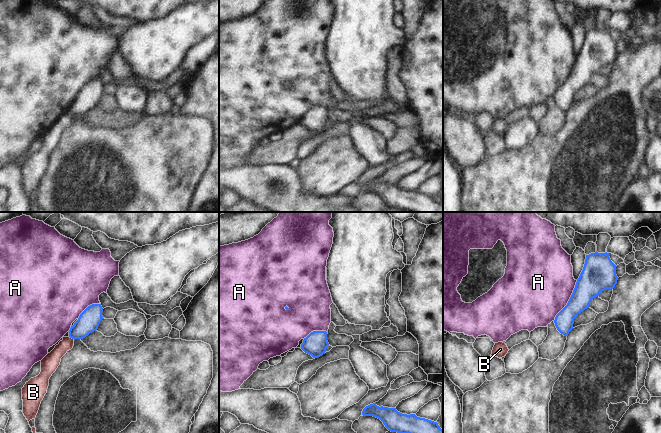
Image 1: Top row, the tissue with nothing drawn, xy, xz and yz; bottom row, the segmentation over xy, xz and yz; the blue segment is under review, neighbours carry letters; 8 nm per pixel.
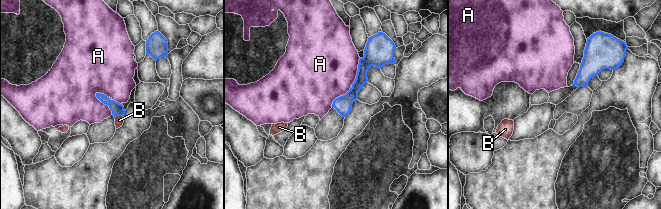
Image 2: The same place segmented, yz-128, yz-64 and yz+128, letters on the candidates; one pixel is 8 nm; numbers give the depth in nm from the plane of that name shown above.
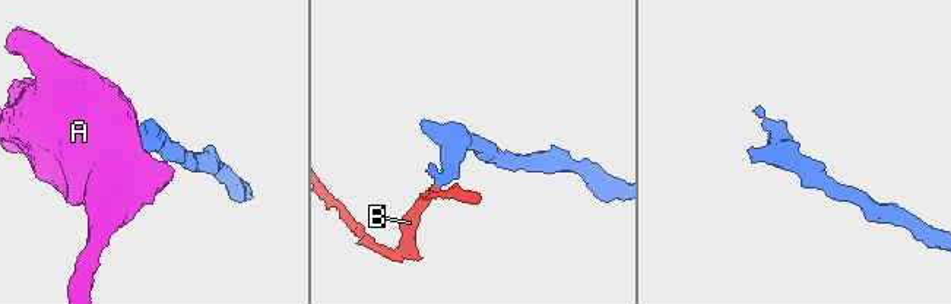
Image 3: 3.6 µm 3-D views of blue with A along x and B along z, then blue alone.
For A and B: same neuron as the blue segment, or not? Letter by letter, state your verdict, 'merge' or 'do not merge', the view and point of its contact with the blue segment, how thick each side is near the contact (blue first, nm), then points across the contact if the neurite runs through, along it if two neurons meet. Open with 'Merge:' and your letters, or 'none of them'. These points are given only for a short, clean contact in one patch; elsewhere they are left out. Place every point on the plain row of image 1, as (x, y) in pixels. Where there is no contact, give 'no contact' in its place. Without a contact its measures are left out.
Merge: none of them
A: do not merge; meets blue in yz at (569, 76); 220 nm thick on the blue side, 480 nm on the other
B: do not merge; meets blue in xy at (72, 114); 170 nm thick on the blue side, 140 nm on the other; border along xy (69, 112), (74, 115)

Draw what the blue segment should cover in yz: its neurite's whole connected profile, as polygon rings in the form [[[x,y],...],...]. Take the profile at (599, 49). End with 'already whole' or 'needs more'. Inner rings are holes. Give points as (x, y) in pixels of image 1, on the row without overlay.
[[[591,29],[586,31],[583,46],[577,55],[573,69],[567,81],[556,91],[554,99],[557,106],[568,112],[573,105],[574,95],[589,84],[591,76],[617,60],[616,41],[609,29]]]; already whole

